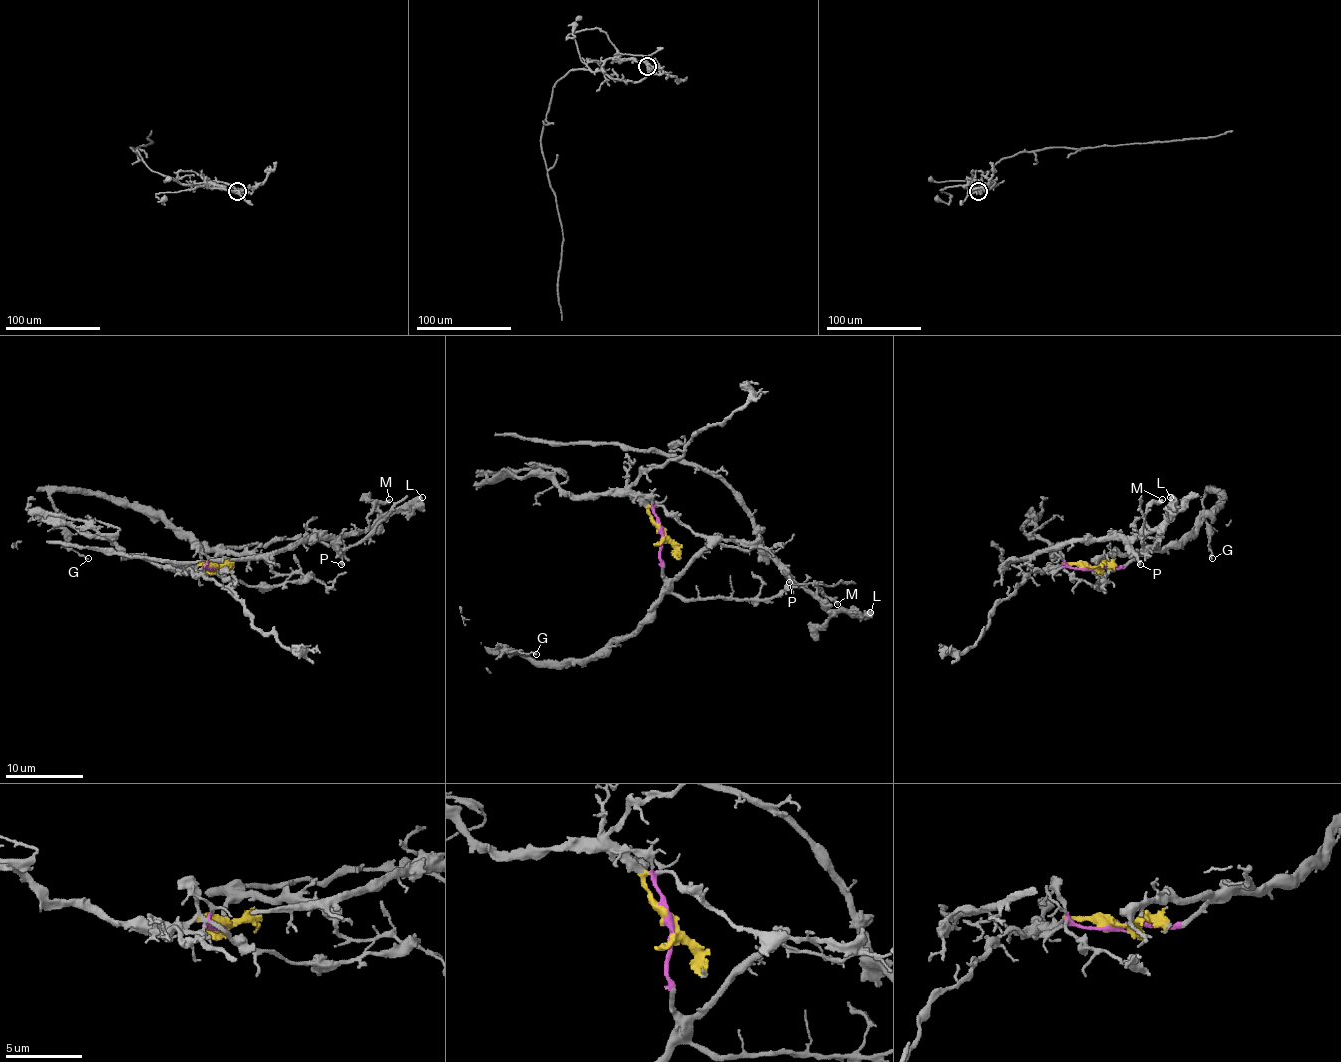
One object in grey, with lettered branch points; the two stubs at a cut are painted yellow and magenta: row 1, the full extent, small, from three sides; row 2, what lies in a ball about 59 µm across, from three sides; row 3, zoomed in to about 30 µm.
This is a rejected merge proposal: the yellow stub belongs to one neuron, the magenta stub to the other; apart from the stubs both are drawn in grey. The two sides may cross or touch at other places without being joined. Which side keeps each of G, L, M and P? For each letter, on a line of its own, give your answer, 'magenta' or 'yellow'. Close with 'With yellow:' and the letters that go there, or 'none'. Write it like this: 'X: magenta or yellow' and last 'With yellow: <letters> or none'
G: magenta
L: yellow
M: yellow
P: yellow
With yellow: L, M, P

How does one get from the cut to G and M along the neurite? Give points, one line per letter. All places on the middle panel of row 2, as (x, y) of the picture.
G: (661, 532), (663, 596), (632, 633), (614, 637), (587, 658), (560, 662), (544, 662), (498, 645), (536, 655)
M: (661, 532), (630, 488), (630, 449), (676, 453), (711, 470), (732, 492), (760, 546), (785, 573), (837, 604)

